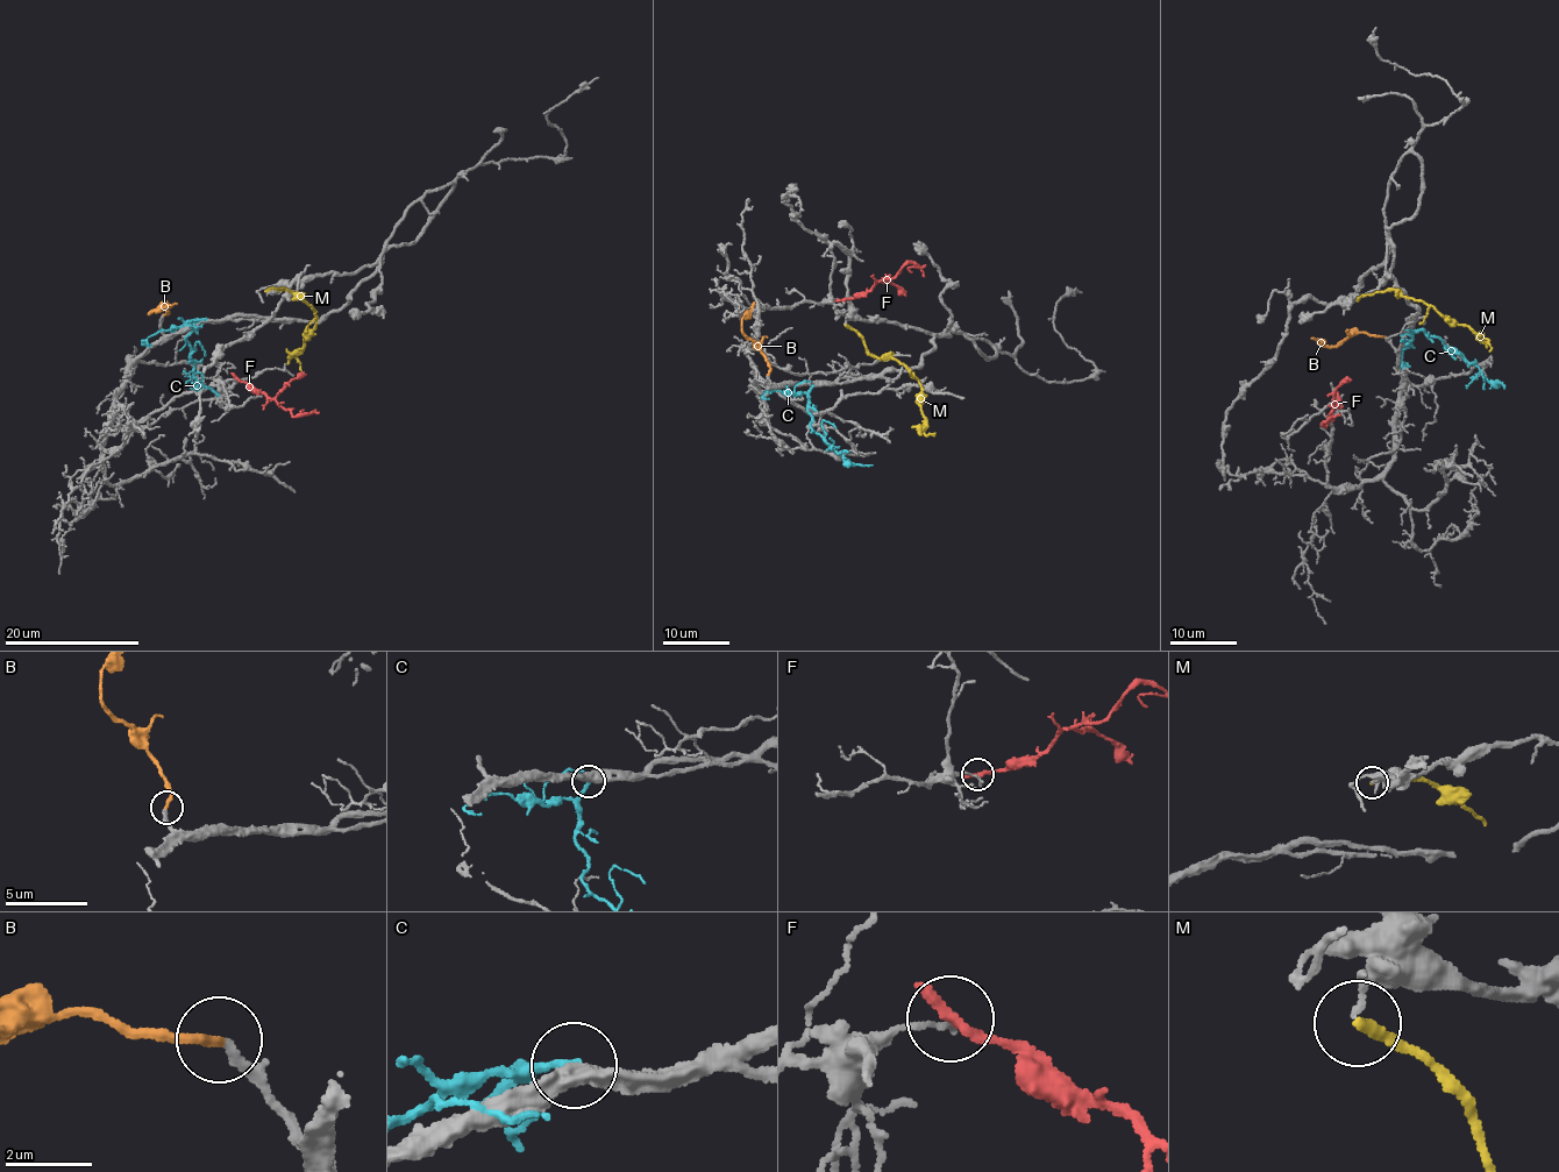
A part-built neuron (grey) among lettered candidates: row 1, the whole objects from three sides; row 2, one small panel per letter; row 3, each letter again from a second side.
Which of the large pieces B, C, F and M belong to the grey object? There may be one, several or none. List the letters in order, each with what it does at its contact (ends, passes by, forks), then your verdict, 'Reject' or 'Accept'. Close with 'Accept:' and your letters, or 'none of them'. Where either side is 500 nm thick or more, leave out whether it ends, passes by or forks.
B: It ends there. Accept
C: It ends there. Reject
F: It ends there. Reject
M: It ends there. Reject
Accept: B

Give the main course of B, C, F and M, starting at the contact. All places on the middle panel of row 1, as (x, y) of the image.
B: (768, 374), (770, 363), (742, 331), (742, 318), (754, 303)
C: (812, 385), (806, 412), (812, 419), (811, 430), (853, 463), (873, 464)
F: (842, 300), (858, 298), (882, 279), (890, 279), (905, 264), (916, 262), (925, 276)
M: (846, 325), (854, 329), (870, 354), (892, 357), (919, 381), (924, 431), (935, 432)

